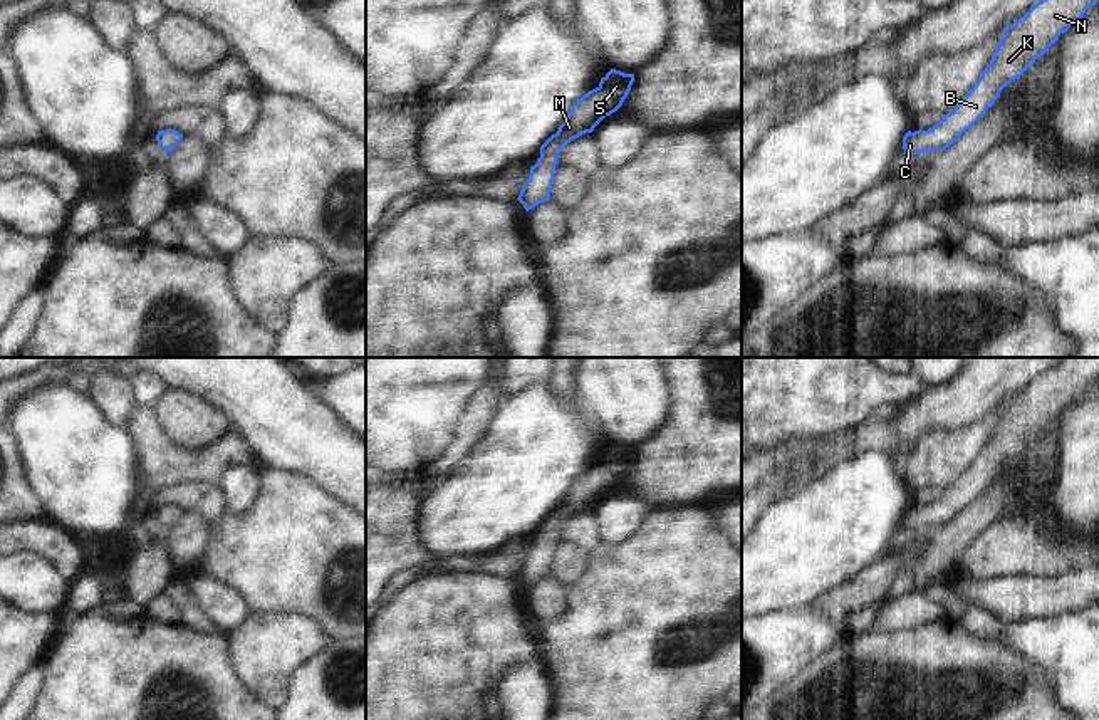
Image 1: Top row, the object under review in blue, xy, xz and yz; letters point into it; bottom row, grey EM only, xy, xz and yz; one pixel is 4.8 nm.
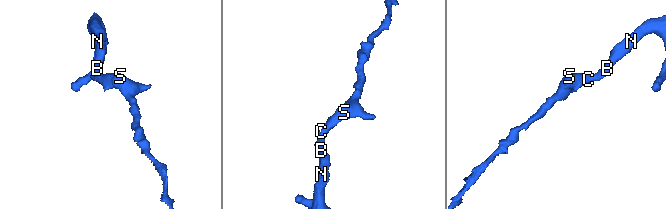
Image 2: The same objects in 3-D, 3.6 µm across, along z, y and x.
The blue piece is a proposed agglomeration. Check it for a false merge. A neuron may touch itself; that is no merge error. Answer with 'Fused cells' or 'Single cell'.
Single cell.

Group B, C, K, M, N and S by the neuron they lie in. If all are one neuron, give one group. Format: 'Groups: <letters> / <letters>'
Groups: B C K M N S.

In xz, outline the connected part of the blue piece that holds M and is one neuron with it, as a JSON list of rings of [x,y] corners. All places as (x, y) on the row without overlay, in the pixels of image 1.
[[[611,445],[596,465],[574,478],[559,507],[540,522],[540,534],[530,542],[530,552],[517,574],[527,587],[550,576],[560,525],[572,515],[592,509],[606,492],[616,488],[628,473],[633,458],[634,450]]]

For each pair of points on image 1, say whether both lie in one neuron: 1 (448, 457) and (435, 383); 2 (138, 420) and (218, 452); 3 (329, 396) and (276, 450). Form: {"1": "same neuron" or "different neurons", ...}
{"1": "different neurons", "2": "same neuron", "3": "different neurons"}

